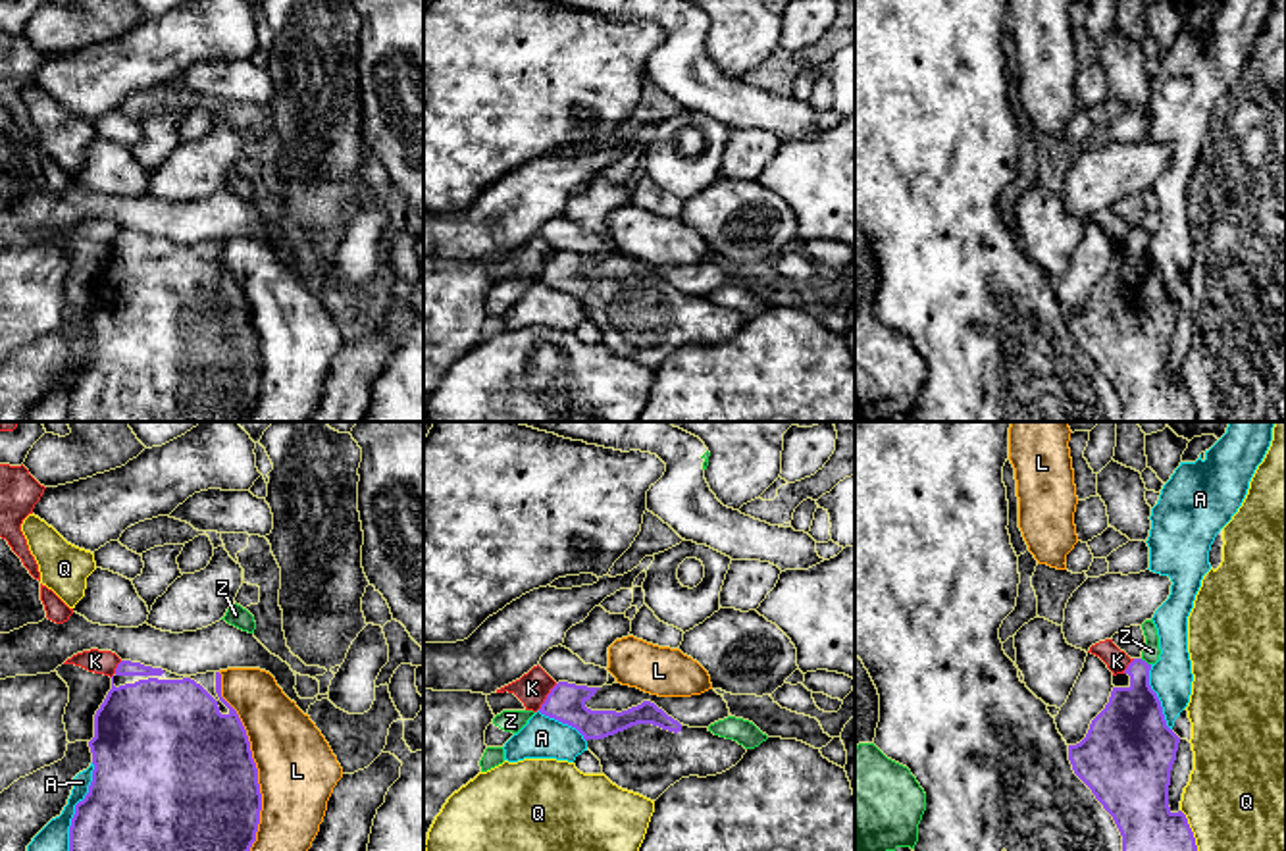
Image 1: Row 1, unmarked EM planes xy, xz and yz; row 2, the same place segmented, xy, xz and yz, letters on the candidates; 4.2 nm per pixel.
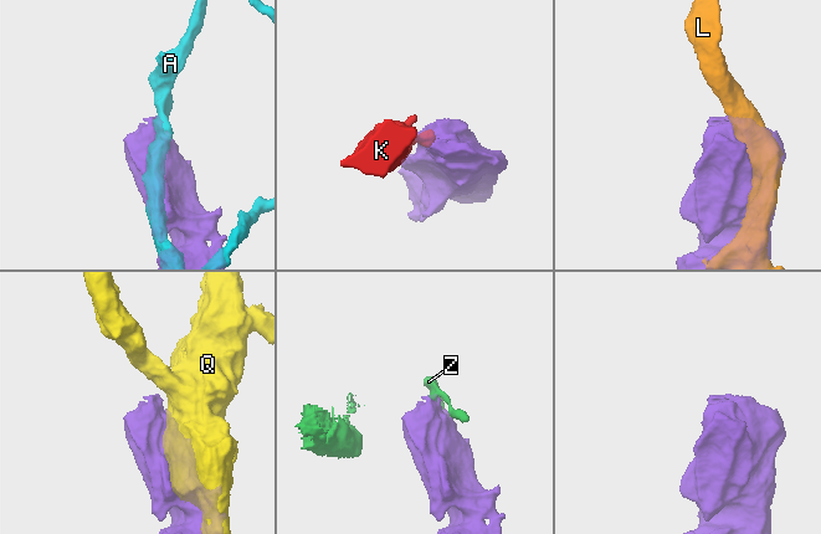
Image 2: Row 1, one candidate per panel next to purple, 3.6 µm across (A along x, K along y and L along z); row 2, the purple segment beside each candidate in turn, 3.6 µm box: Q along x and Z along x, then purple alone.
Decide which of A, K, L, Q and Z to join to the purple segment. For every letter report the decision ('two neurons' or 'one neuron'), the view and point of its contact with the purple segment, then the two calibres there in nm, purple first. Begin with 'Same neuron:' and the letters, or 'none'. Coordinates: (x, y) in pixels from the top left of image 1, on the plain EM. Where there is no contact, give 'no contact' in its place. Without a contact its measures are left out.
Same neuron: none
A: two neurons | xy (76, 376) | 480/170 nm
K: two neurons | xz (547, 266) | 160/140 nm
L: two neurons | xy (255, 332) | 500/340 nm
Q: two neurons | yz (1190, 399) | 320/480 nm
Z: two neurons | yz (1144, 230) | 260/70 nm

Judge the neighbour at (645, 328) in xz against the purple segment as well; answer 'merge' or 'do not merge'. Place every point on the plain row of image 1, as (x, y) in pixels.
merge

